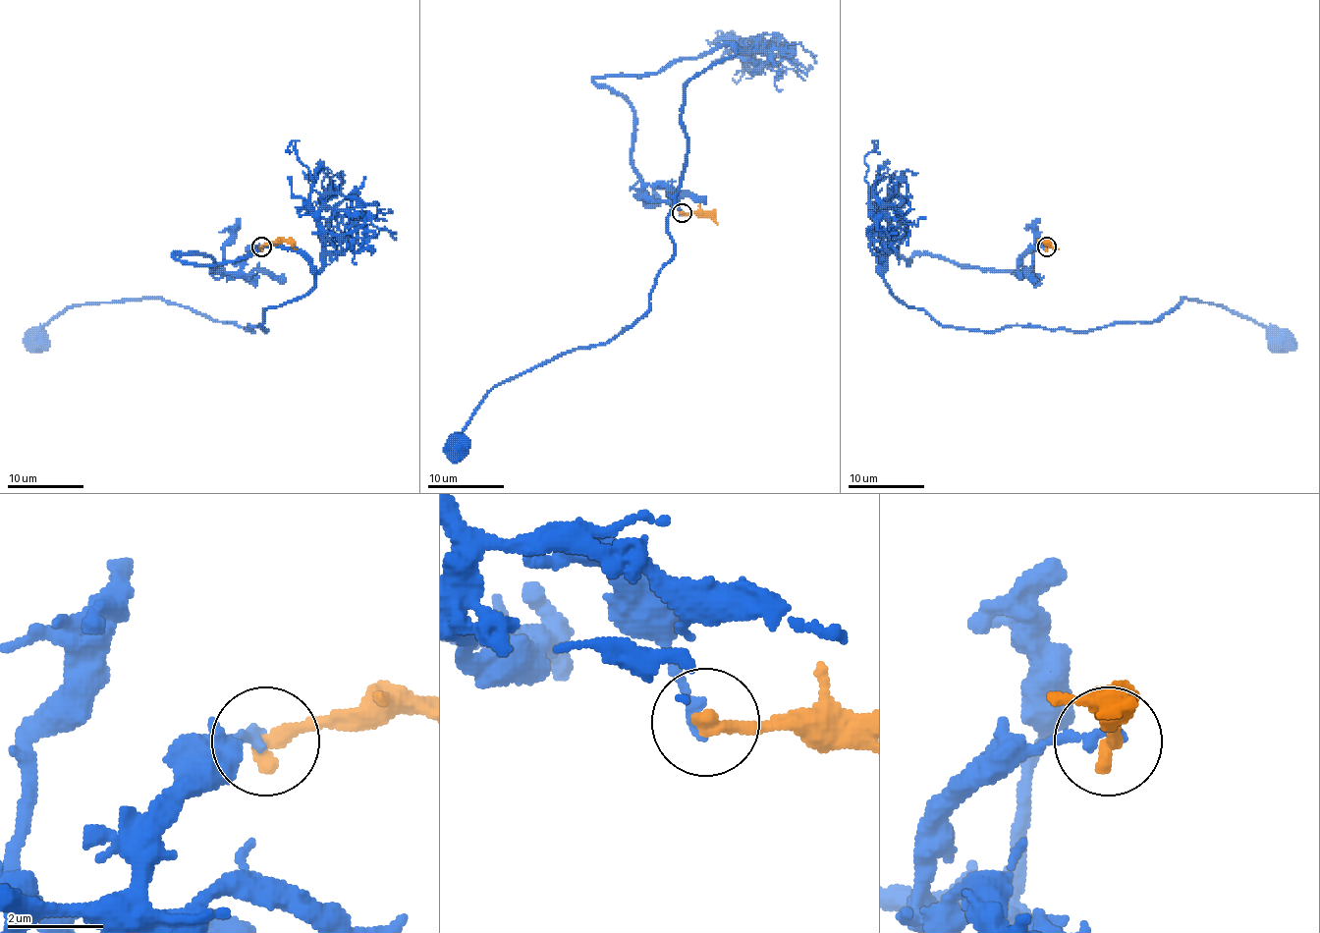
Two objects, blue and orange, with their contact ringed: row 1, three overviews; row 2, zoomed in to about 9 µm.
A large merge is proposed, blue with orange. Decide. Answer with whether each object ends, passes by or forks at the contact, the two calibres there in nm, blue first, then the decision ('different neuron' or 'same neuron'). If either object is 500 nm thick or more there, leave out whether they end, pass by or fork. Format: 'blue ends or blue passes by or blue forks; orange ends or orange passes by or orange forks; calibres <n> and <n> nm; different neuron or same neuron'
blue ends; orange ends; calibres 220 and 360 nm; different neuron

